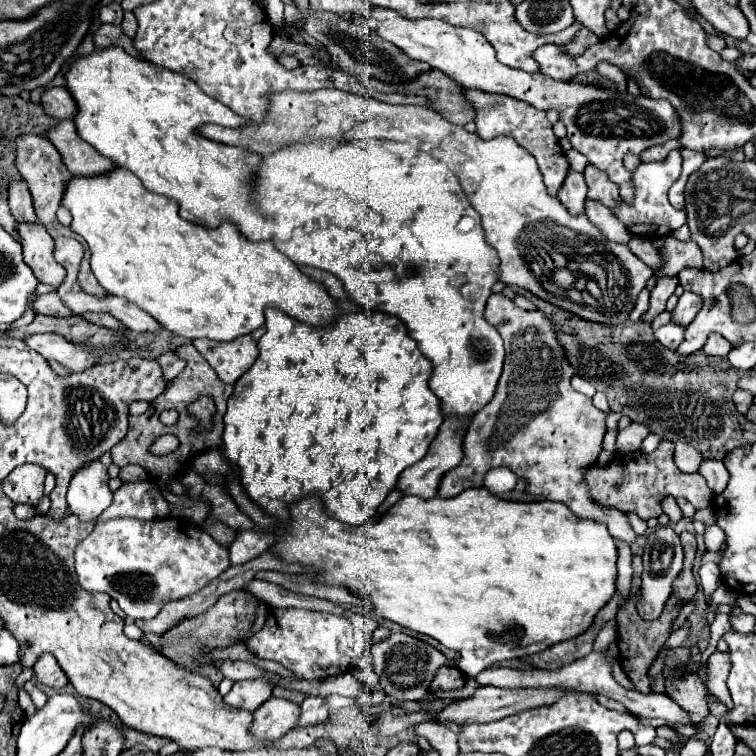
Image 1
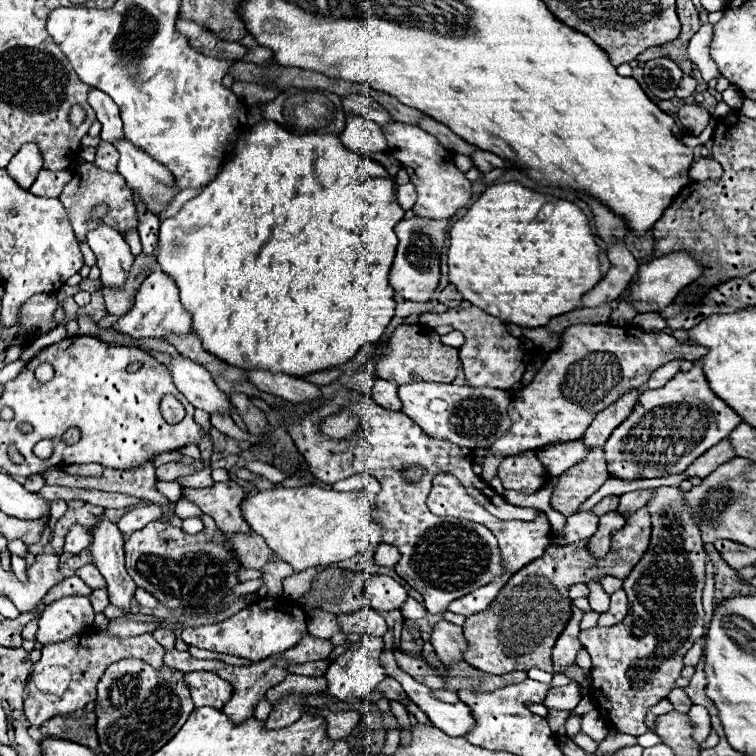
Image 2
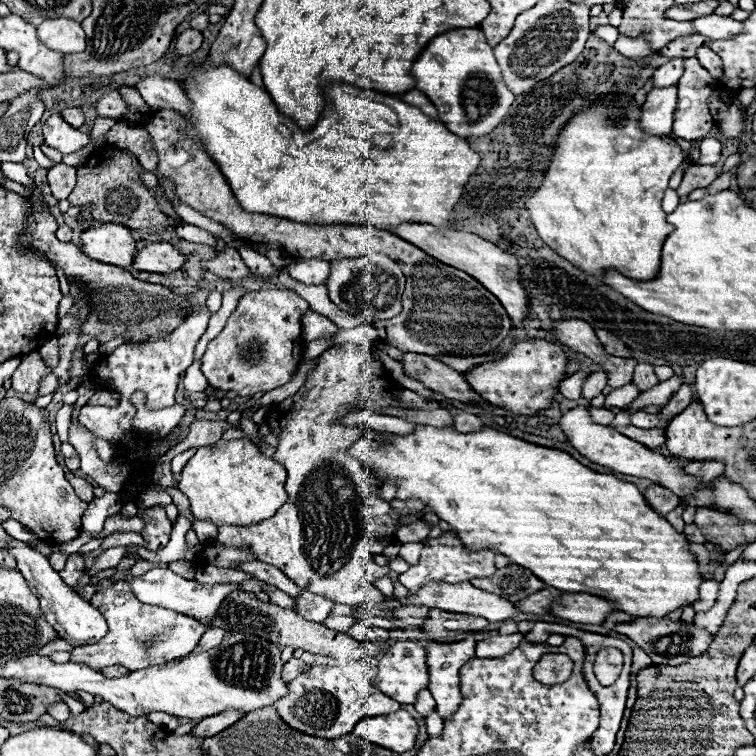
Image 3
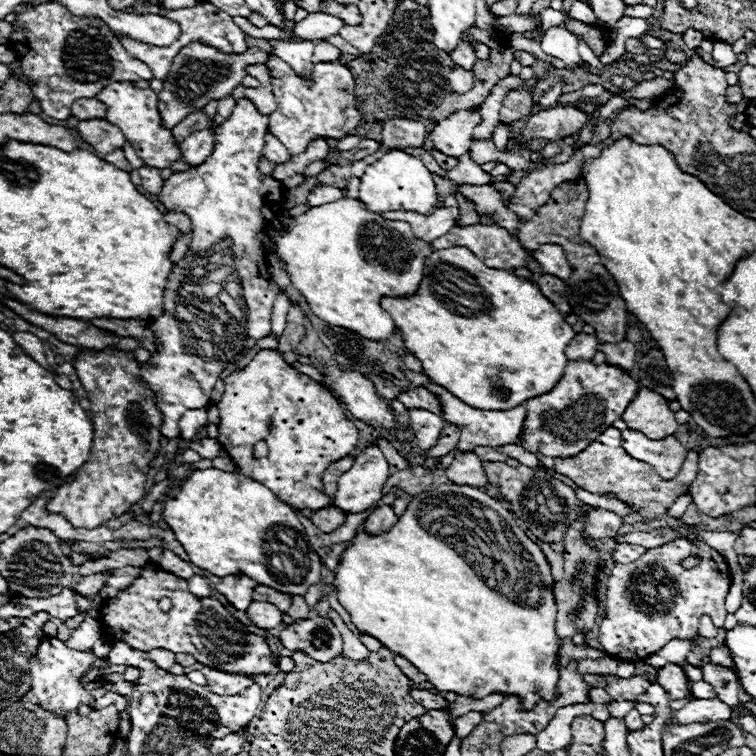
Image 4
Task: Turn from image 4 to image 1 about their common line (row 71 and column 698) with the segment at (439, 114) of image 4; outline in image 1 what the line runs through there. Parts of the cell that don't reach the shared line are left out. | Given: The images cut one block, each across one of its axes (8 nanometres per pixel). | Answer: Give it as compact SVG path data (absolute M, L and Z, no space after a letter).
M662 440L660 446L652 454L642 454L642 452L616 452L614 460L610 466L590 466L584 470L584 478L588 482L592 498L602 504L602 506L614 506L620 512L634 512L642 520L648 518L658 518L662 514L660 500L664 496L682 496L686 498L696 510L708 508L712 504L712 490L708 488L704 476L698 472L686 474L678 470L678 466L672 460L674 454L674 444L668 440Z

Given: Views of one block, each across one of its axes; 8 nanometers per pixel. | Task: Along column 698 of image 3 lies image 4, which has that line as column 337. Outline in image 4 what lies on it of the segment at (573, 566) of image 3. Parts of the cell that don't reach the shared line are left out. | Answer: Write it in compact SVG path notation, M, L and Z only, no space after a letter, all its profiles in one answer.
M440 484L424 490L422 494L414 496L408 504L406 512L398 518L398 522L380 536L356 534L352 544L342 554L342 562L336 570L338 588L338 602L348 610L352 616L352 624L376 640L380 640L388 650L394 654L404 656L410 660L420 672L428 676L428 682L440 692L456 692L468 698L484 698L488 694L504 694L504 696L520 696L524 710L532 710L540 700L556 700L558 680L560 680L560 666L558 666L558 648L562 640L556 636L556 598L554 598L554 578L550 572L550 564L536 542L532 542L526 532L518 526L516 518L504 508L502 502L490 498L480 488L460 486L460 484Z

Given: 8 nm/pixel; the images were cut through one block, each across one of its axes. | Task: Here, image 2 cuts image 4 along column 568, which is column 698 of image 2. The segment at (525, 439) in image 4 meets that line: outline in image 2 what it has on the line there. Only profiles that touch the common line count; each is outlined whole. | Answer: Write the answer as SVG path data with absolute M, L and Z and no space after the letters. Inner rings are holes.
M694 362L692 370L678 372L666 386L658 390L646 390L640 396L634 412L612 432L604 444L608 472L612 478L622 480L680 474L684 468L688 468L688 464L692 464L692 460L702 456L720 440L728 438L728 434L740 422L740 416L712 392L702 364ZM666 464L672 464L670 472Z

